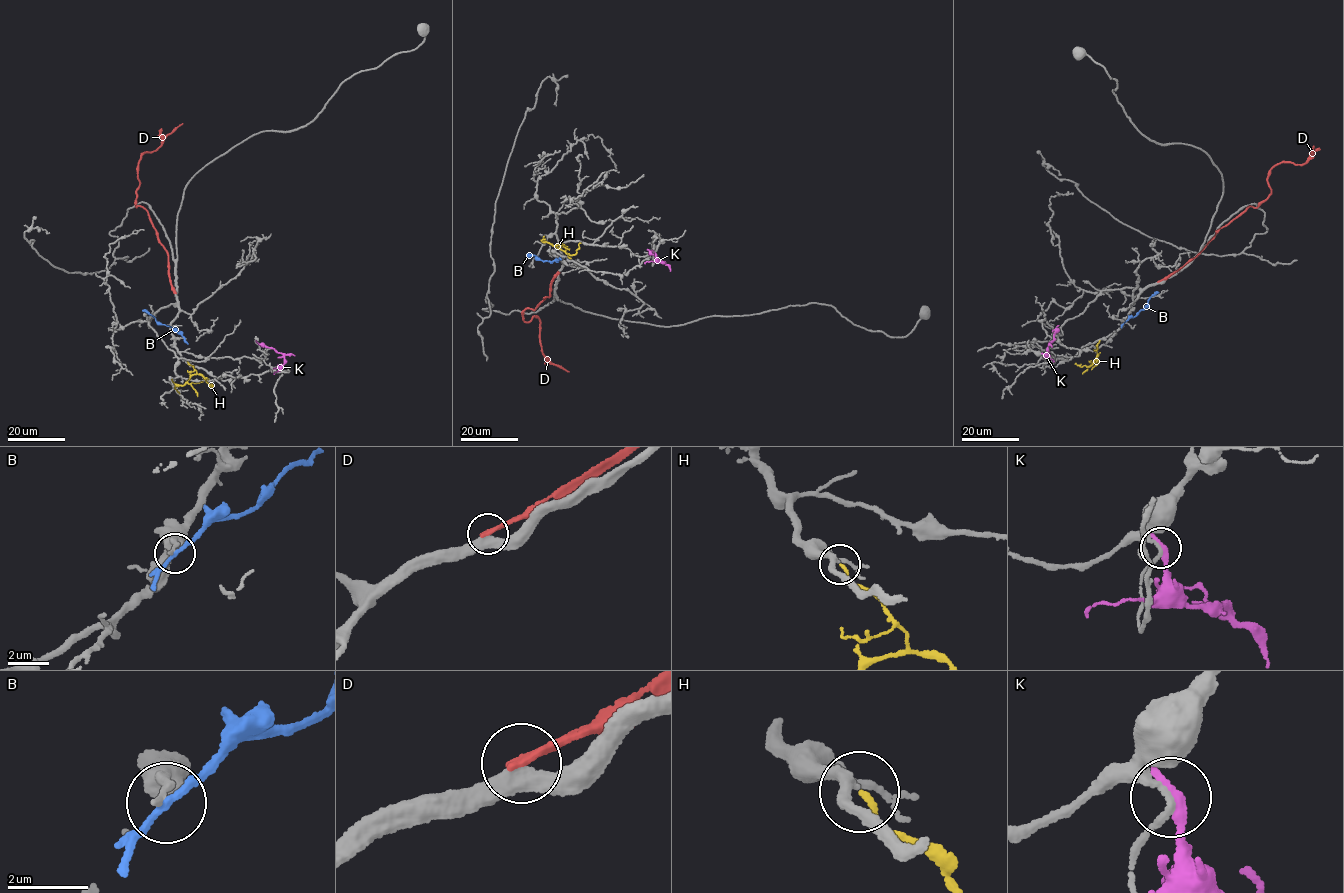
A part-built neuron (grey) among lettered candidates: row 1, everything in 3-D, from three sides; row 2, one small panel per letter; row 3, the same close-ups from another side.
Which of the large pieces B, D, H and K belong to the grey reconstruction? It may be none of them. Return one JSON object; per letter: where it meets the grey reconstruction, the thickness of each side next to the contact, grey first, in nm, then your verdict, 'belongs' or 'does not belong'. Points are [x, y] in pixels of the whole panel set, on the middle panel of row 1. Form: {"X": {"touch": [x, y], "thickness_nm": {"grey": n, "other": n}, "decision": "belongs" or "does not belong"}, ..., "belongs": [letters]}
{"B": {"touch": [559, 259], "thickness_nm": {"grey": 160, "other": 200}, "decision": "does not belong"}, "D": {"touch": [558, 272], "thickness_nm": {"grey": 440, "other": 320}, "decision": "does not belong"}, "H": {"touch": [563, 245], "thickness_nm": {"grey": 260, "other": 130}, "decision": "belongs"}, "K": {"touch": [655, 254], "thickness_nm": {"grey": 180, "other": 280}, "decision": "does not belong"}, "belongs": ["H"]}

